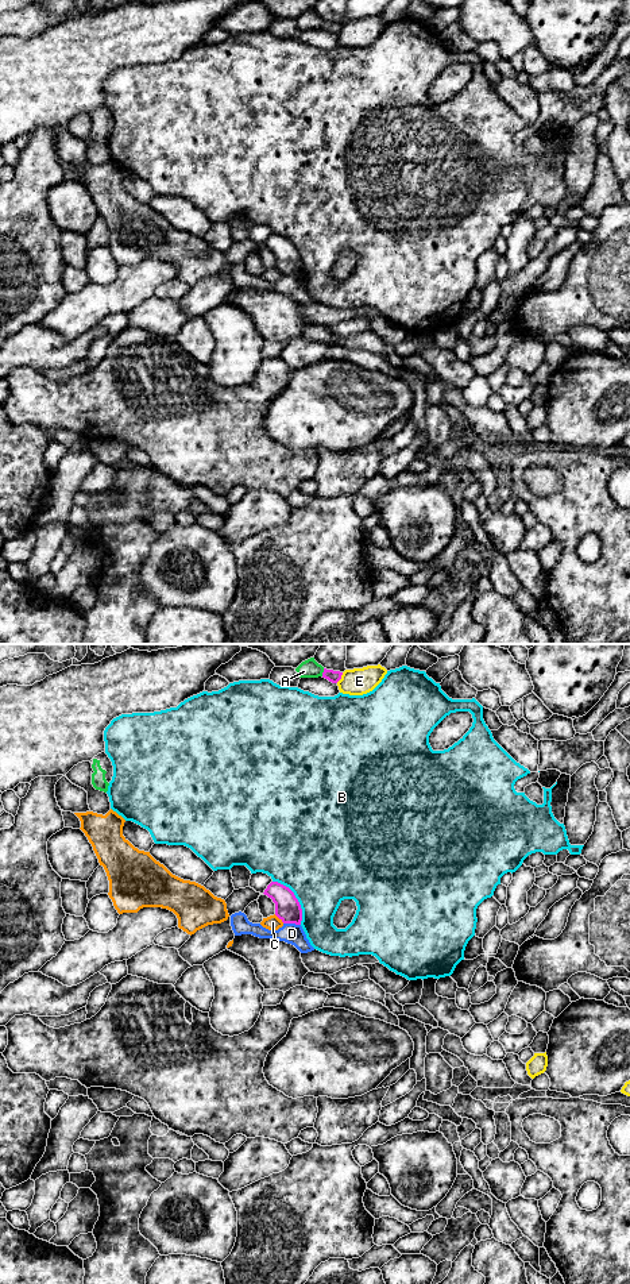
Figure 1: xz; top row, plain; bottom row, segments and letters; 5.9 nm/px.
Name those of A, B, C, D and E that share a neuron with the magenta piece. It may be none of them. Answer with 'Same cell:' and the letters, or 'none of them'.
Same cell: none of them

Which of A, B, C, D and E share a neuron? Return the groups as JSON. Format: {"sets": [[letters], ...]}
{"sets": [["A"], ["B"], ["C"], ["D"], ["E"]]}

